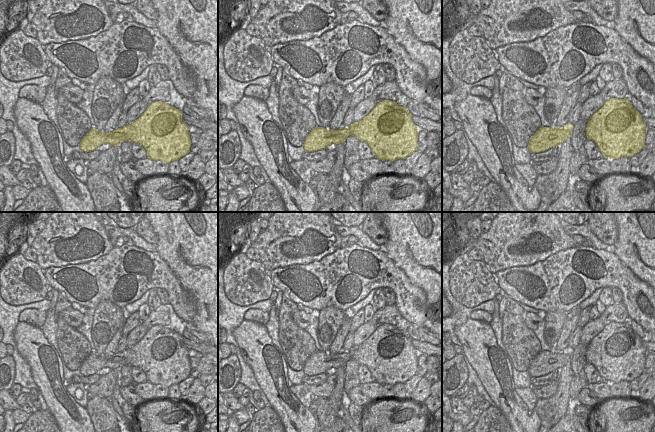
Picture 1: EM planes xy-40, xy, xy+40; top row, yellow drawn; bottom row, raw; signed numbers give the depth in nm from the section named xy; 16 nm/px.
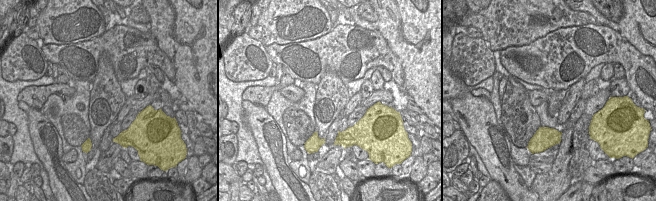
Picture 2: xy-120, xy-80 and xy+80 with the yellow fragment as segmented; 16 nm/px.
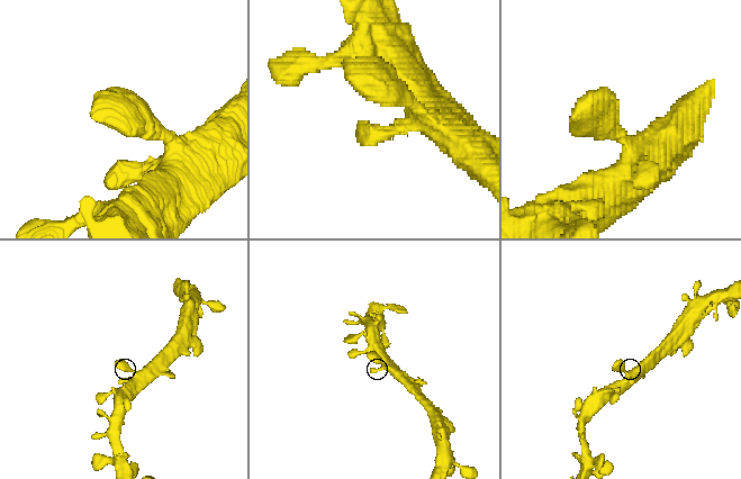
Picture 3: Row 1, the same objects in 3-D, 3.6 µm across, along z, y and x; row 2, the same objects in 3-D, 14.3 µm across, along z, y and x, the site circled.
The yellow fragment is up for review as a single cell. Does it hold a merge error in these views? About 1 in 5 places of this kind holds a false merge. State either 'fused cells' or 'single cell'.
single cell

